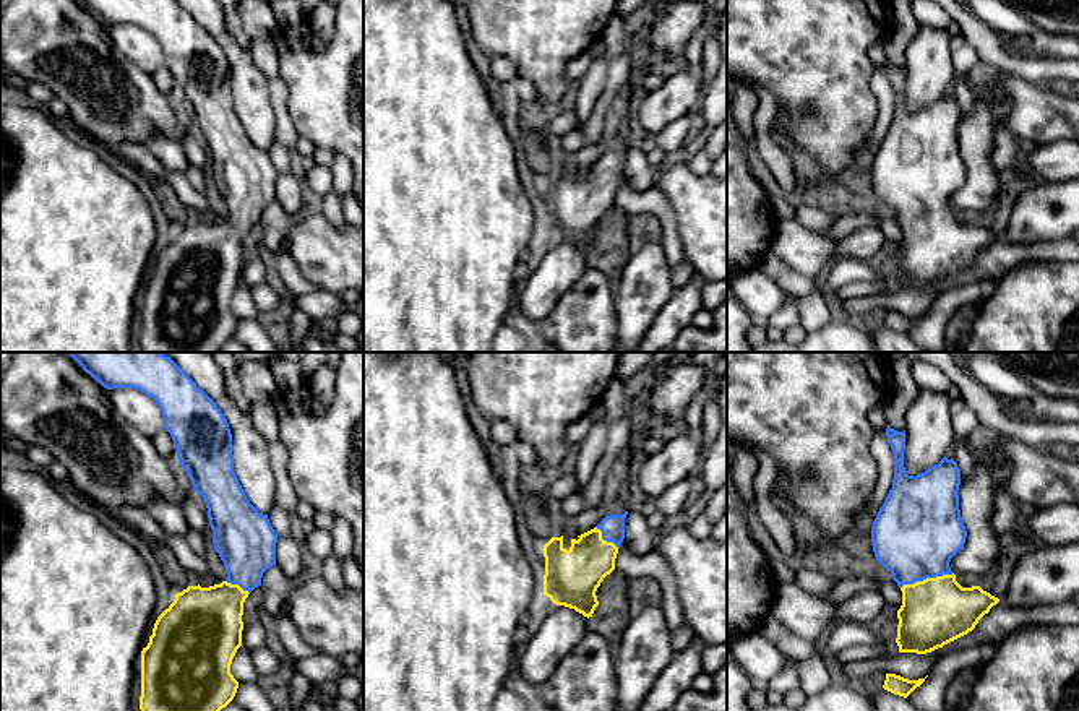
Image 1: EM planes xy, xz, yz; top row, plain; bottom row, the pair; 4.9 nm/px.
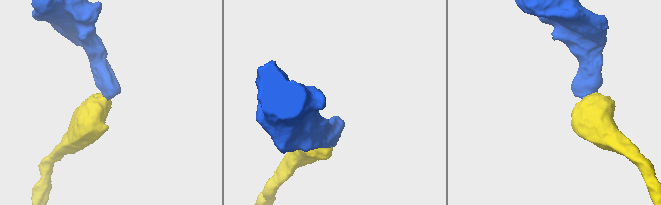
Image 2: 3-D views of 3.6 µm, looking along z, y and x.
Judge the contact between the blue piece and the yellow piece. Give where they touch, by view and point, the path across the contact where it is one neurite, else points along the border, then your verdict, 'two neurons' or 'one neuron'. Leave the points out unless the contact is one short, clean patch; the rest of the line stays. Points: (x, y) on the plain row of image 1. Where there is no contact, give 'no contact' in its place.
contact yz (927, 213); way yz (917, 168), (919, 200), (927, 213), (937, 247); one neuron

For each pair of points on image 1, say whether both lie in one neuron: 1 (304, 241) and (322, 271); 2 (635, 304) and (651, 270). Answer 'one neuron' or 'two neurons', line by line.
1: one neuron
2: one neuron

